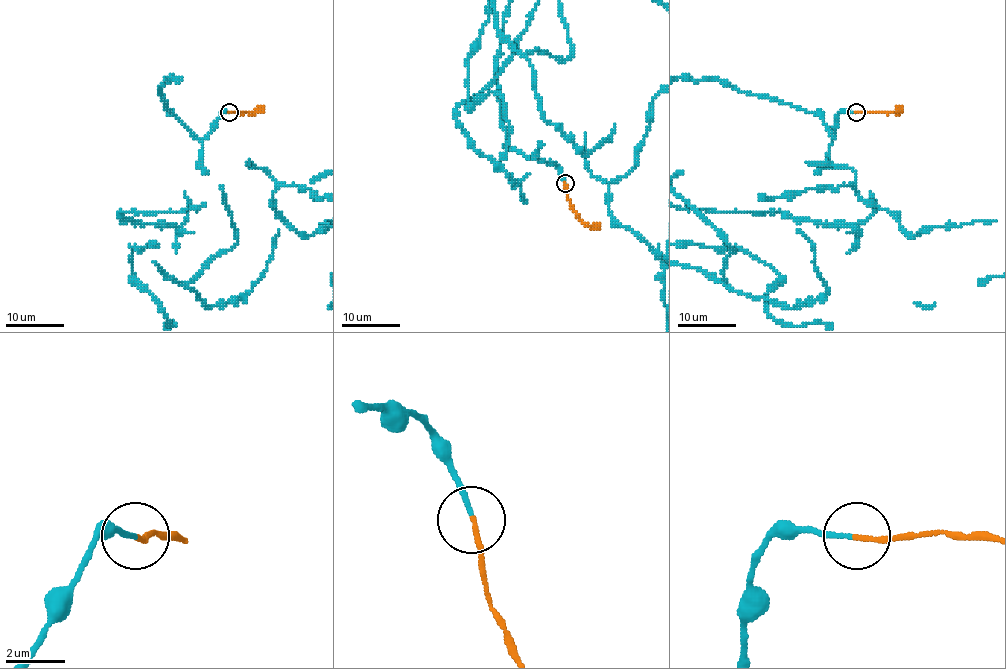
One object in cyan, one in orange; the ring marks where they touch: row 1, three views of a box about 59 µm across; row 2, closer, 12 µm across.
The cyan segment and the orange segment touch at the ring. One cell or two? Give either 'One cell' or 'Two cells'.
One cell

